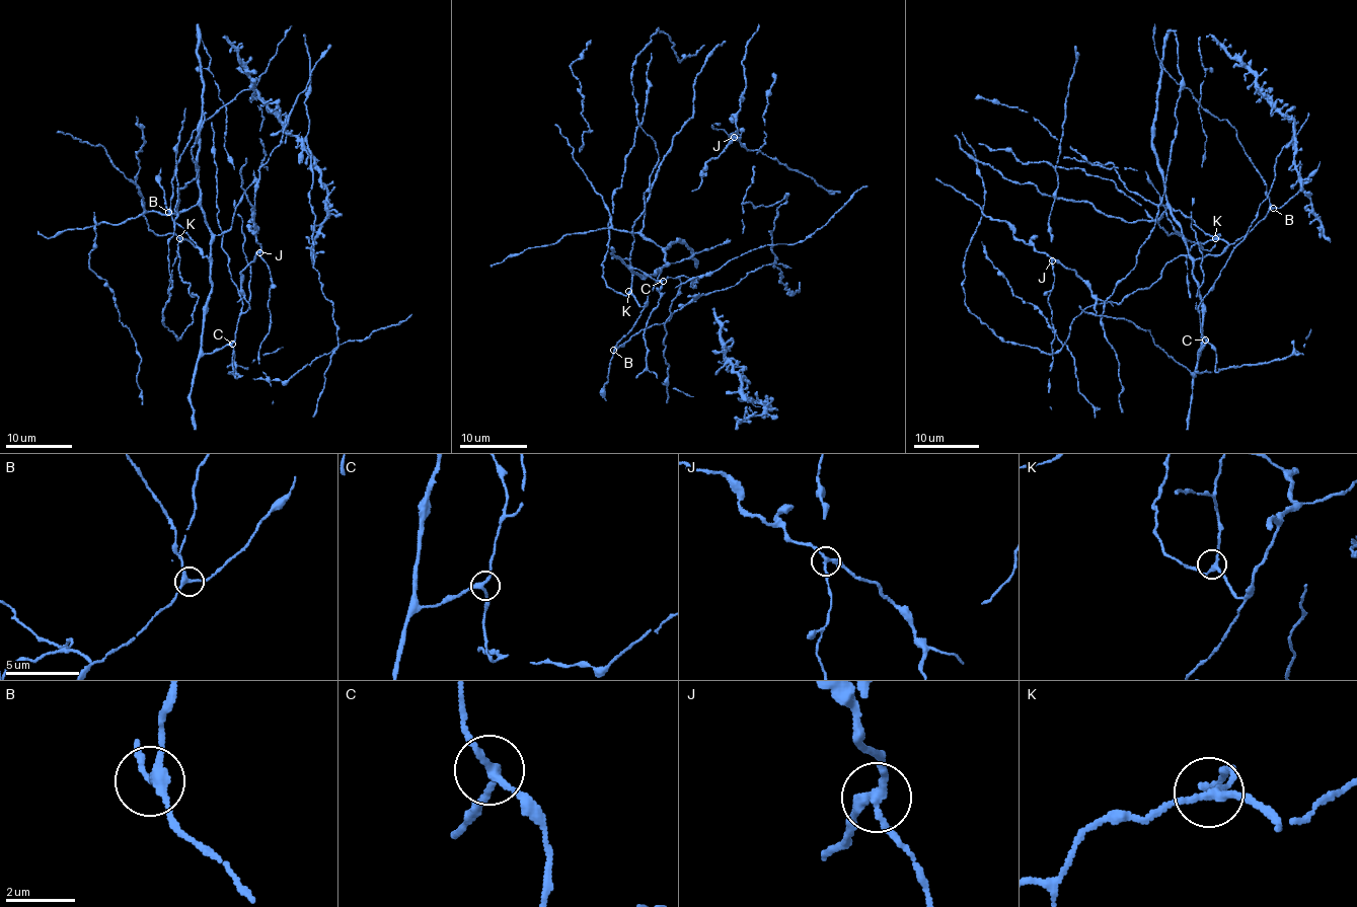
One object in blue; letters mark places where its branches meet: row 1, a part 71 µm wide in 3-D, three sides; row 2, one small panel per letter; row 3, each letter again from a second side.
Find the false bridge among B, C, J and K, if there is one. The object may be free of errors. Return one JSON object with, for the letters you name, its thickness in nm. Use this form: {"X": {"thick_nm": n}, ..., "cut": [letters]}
{"J": {"thick_nm": 240}, "cut": ["J"]}

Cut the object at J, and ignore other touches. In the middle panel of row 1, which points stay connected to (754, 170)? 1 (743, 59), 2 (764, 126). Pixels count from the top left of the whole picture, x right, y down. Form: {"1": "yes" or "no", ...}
{"1": "no", "2": "yes"}

